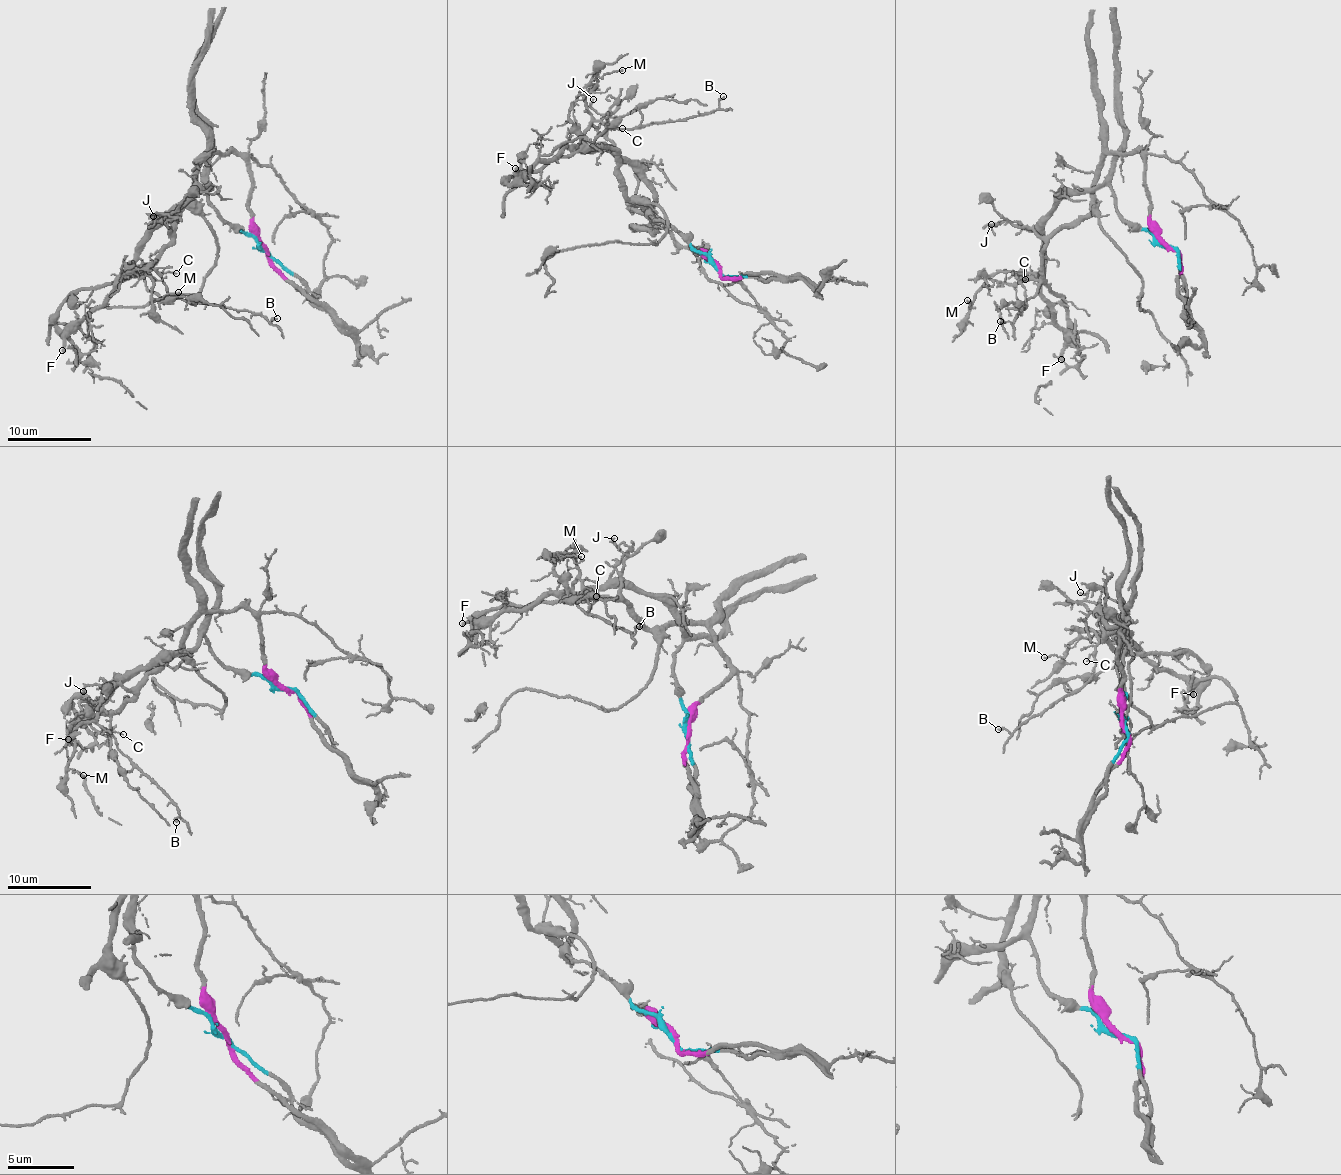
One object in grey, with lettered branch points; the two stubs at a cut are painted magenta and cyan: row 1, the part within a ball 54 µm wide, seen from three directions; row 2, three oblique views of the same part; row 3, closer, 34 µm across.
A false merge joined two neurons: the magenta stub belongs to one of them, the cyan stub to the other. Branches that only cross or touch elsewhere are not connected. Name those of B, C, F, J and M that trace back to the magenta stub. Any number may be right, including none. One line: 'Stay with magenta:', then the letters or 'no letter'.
Stay with magenta: no letter

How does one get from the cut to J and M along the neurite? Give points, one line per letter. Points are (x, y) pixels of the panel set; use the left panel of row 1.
J: (265, 250), (235, 232), (205, 184), (153, 223), (161, 214), (153, 216)
M: (265, 250), (235, 232), (205, 184), (197, 187), (134, 264), (146, 265), (152, 297), (178, 292)

